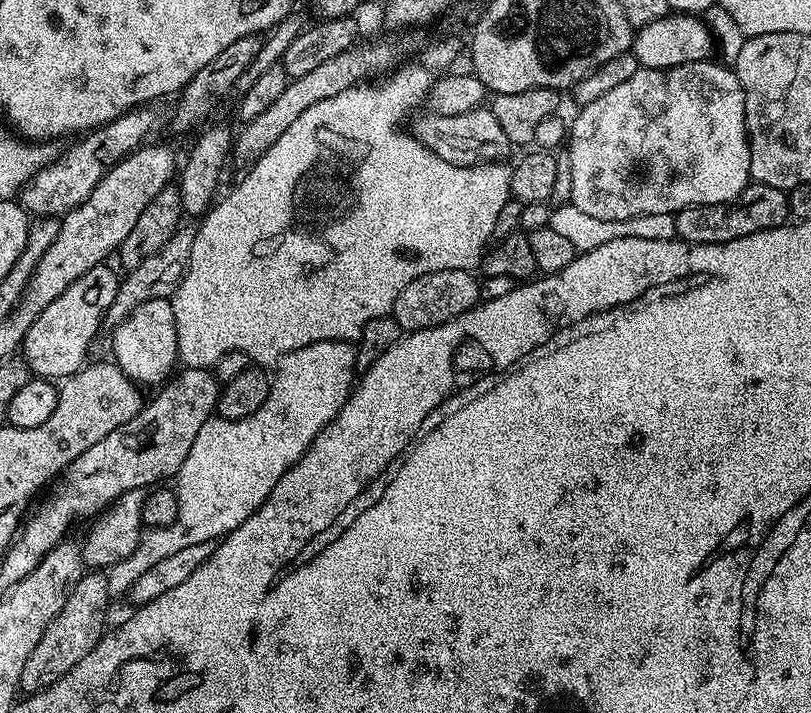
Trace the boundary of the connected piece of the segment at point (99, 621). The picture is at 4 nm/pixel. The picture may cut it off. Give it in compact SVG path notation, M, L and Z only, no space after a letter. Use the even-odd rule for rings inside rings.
M88 570L81 576L77 584L68 590L68 597L60 613L46 626L46 634L42 634L42 642L34 646L30 658L26 658L26 666L22 666L22 678L19 691L24 694L42 692L45 688L58 682L62 674L74 670L94 646L103 638L106 625L104 619L108 616L108 578L103 571Z

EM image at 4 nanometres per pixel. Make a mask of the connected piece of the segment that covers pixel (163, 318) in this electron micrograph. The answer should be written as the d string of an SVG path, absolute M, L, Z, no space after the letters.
M171 299L142 302L112 332L111 359L137 386L156 384L160 386L173 375L174 325L172 323Z

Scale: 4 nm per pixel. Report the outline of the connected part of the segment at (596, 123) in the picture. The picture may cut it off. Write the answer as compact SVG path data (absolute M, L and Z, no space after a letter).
M715 59L699 60L673 68L640 68L631 78L626 78L626 82L614 86L614 90L609 90L607 94L602 94L602 98L583 105L579 111L576 121L571 121L570 135L566 140L566 151L570 154L570 174L576 176L570 203L578 206L578 210L591 214L593 218L625 220L642 214L675 214L695 204L731 204L750 183L750 146L744 91L735 71Z

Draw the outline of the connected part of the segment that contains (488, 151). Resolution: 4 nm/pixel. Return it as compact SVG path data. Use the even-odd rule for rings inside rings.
M481 106L466 114L454 114L453 116L427 115L417 115L411 121L413 124L410 124L410 131L431 152L438 154L442 162L450 162L454 166L463 168L475 168L481 164L503 161L504 155L510 151L506 133L502 131L502 126L498 126L498 118L494 118L491 107Z

